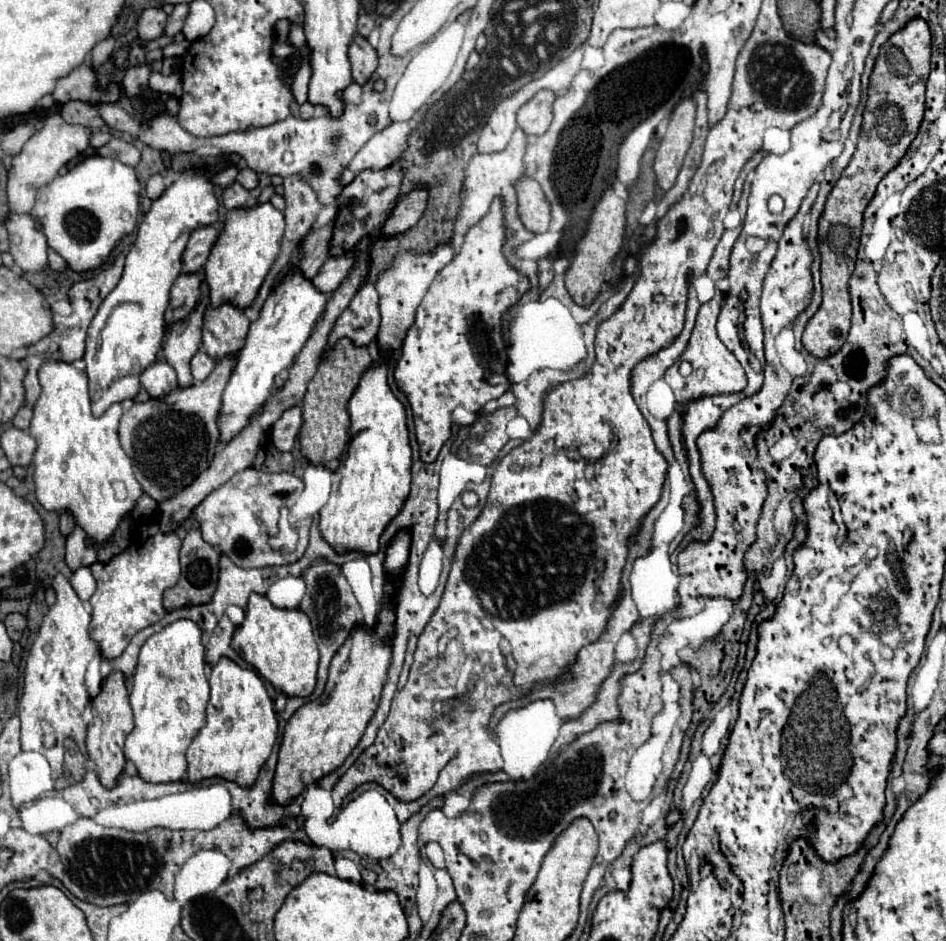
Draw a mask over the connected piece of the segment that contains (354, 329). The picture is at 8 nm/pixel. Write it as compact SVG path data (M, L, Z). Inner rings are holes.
M364 283L360 291L354 295L346 311L338 317L328 345L332 347L338 339L350 337L354 345L368 345L380 327L380 311L378 311L378 293L372 283Z

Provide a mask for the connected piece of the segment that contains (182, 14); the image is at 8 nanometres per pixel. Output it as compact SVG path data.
M174 5L174 11L172 11L172 15L168 15L168 21L164 27L164 35L168 35L168 37L178 35L182 31L186 15L188 15L188 5Z

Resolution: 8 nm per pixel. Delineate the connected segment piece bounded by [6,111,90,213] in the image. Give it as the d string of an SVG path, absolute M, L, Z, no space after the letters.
M58 111L48 115L44 125L26 141L20 153L12 157L12 165L8 169L8 185L6 185L6 195L8 195L8 205L12 213L30 213L34 207L34 197L36 191L50 183L56 175L58 169L64 167L72 157L80 155L90 143L90 135L84 125L70 125L66 123Z

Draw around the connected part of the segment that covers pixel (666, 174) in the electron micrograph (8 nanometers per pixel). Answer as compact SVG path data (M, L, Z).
M684 97L668 123L668 129L660 141L654 159L654 173L658 177L658 185L664 191L670 189L678 177L684 155L692 143L694 119L696 119L696 103L692 97Z

